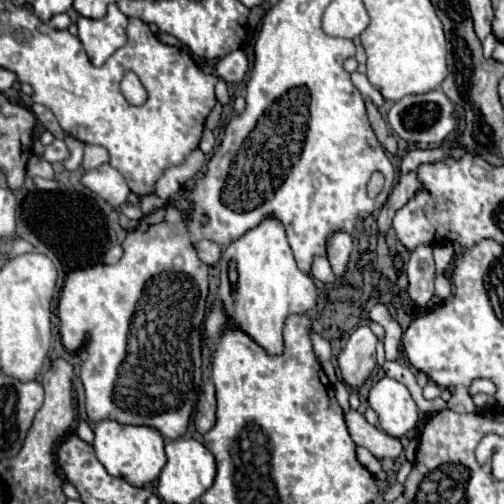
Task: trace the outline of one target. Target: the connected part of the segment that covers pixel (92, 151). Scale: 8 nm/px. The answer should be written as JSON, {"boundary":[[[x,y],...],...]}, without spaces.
{"boundary":[[[86,146],[84,148],[84,160],[82,160],[84,170],[94,170],[104,162],[108,162],[108,152],[102,146]]]}

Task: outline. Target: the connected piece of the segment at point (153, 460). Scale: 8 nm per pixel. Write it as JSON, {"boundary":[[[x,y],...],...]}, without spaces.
{"boundary":[[[102,420],[94,426],[94,450],[108,474],[122,476],[134,486],[152,484],[166,464],[164,438],[156,428],[150,426],[126,426],[116,420]]]}

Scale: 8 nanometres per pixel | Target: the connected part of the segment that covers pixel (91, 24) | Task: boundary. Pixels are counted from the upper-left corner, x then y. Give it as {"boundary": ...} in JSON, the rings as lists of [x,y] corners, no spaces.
{"boundary":[[[110,4],[106,16],[100,20],[84,18],[84,16],[78,18],[78,22],[76,22],[78,24],[78,38],[82,40],[82,46],[94,66],[102,66],[126,42],[126,22],[128,22],[128,18],[124,18],[124,14],[120,12],[120,8],[116,4]]]}

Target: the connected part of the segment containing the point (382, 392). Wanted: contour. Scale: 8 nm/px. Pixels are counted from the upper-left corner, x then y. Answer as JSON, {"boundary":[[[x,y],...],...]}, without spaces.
{"boundary":[[[382,376],[370,388],[368,404],[378,414],[380,428],[396,438],[410,432],[420,420],[416,402],[412,400],[408,388],[388,376]]]}

